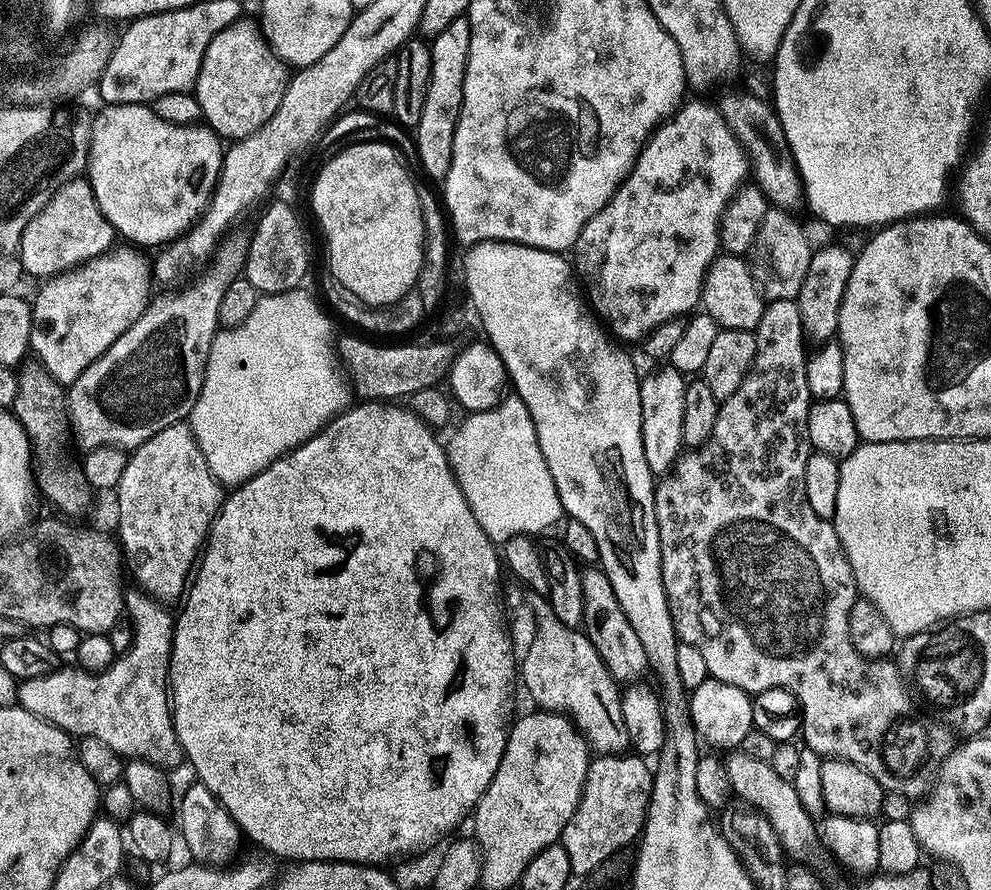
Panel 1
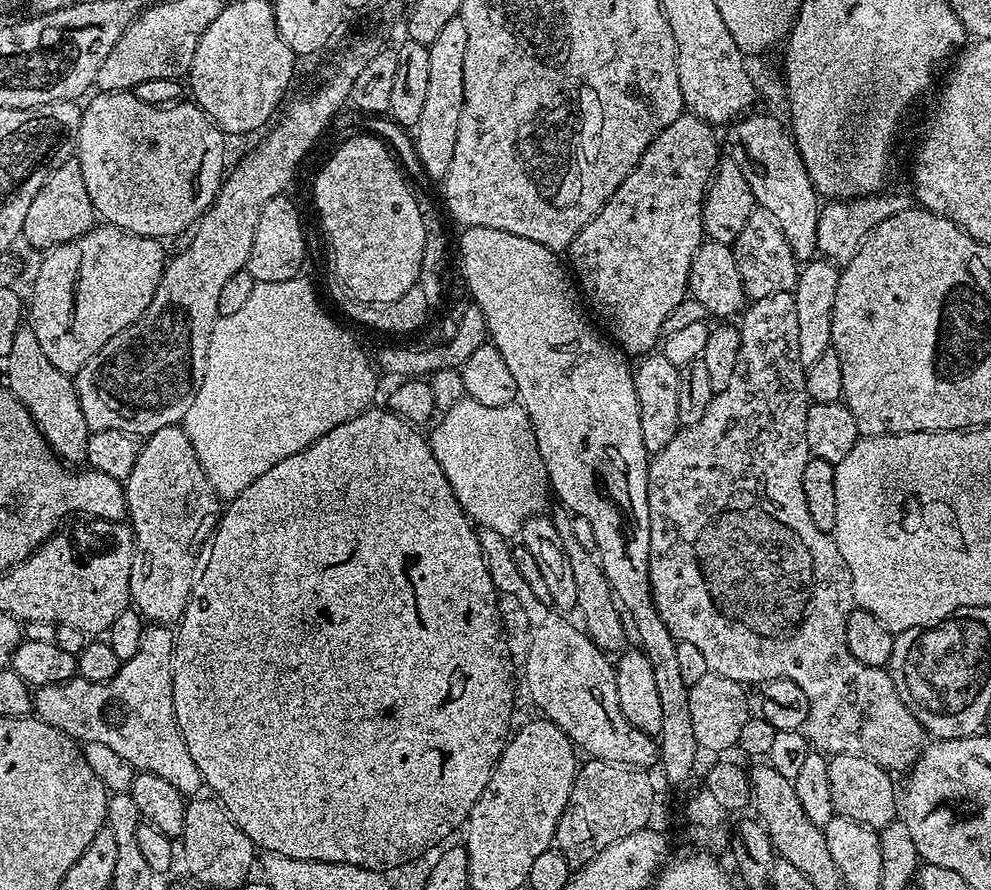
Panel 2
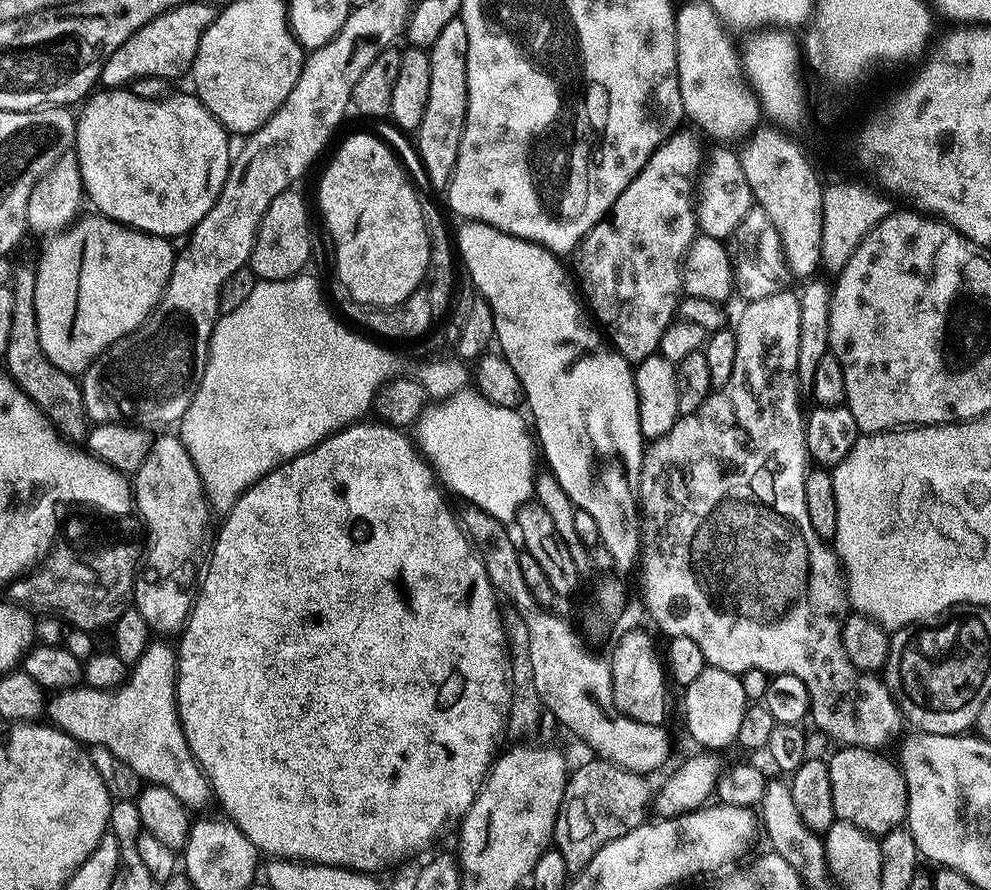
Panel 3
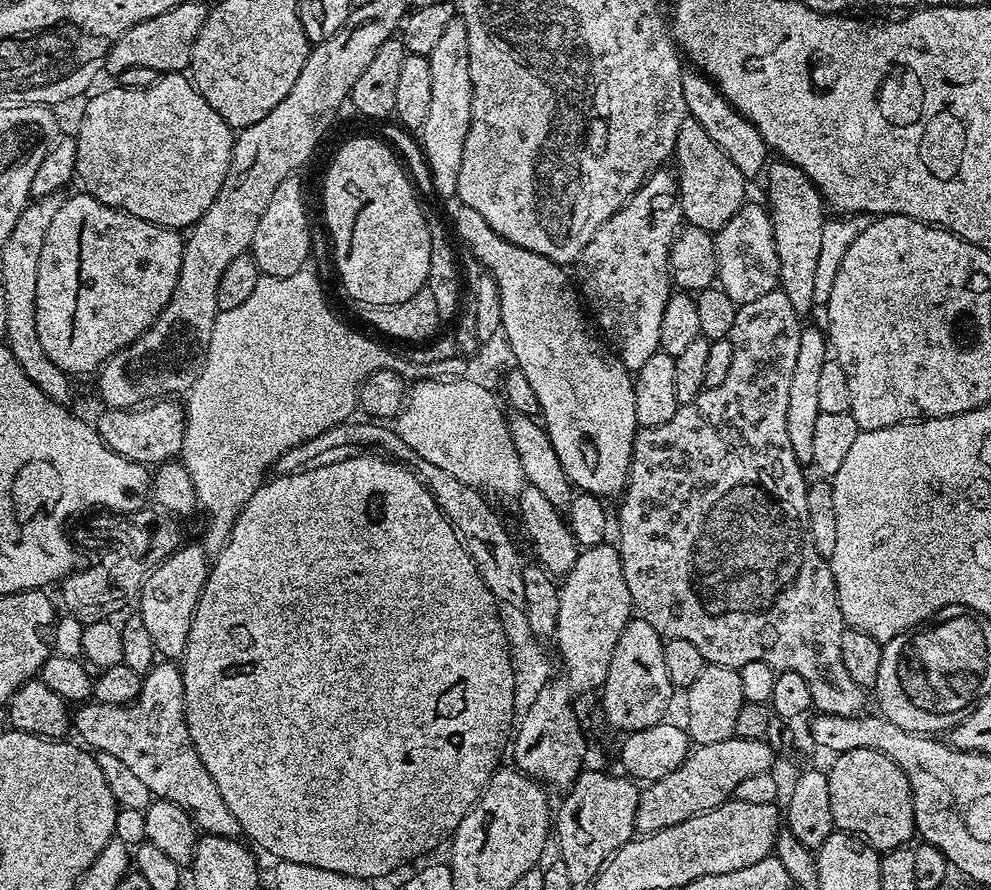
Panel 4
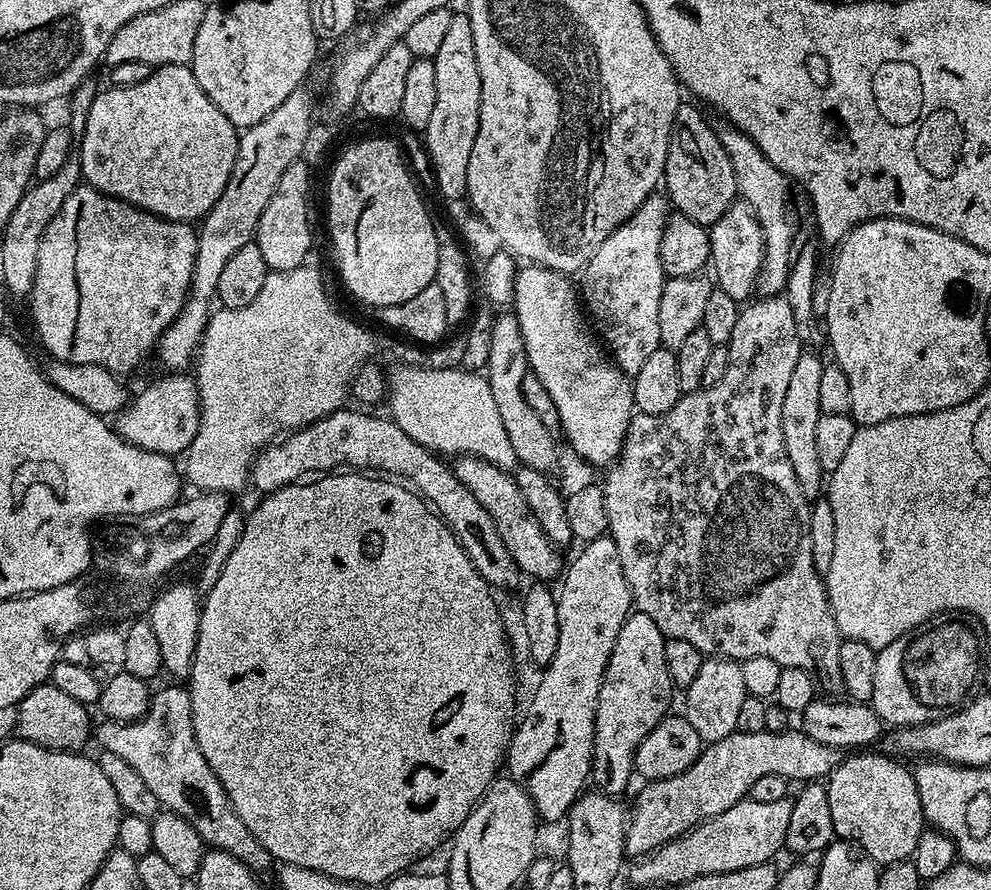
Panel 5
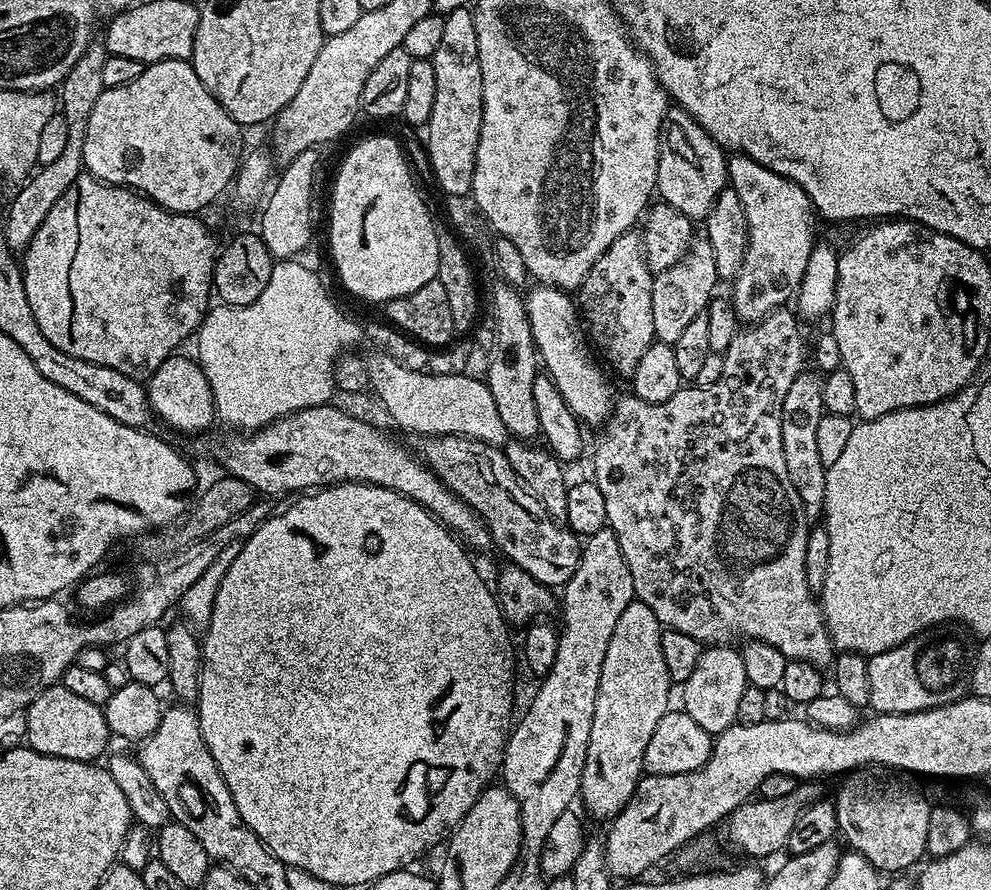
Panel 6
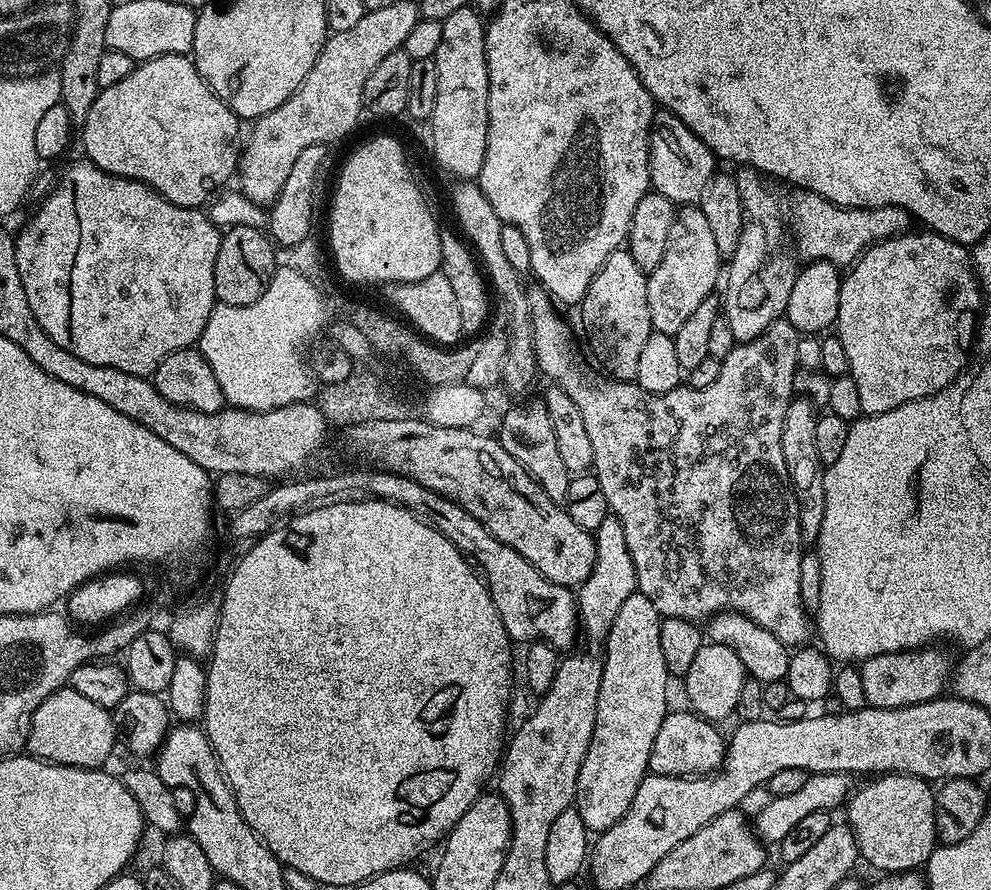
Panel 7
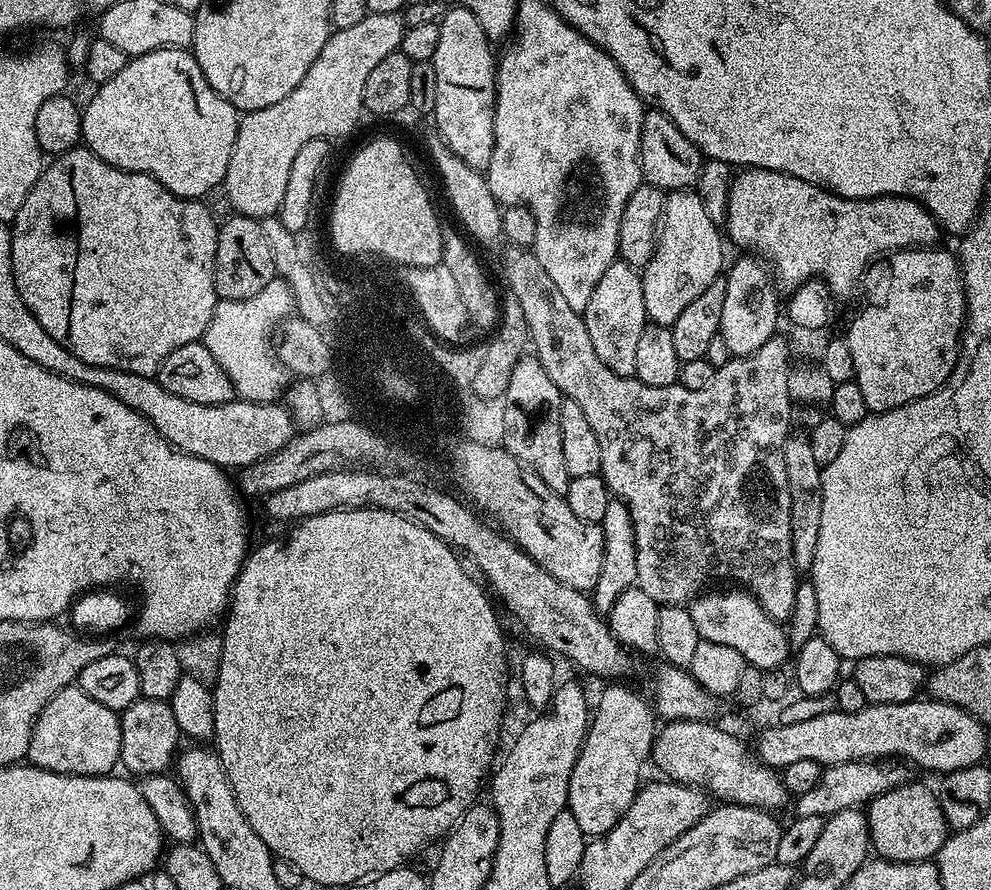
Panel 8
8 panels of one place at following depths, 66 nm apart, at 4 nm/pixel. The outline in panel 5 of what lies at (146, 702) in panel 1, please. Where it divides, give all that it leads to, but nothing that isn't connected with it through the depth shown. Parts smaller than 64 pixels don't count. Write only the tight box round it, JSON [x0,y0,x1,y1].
[94,682,270,874]

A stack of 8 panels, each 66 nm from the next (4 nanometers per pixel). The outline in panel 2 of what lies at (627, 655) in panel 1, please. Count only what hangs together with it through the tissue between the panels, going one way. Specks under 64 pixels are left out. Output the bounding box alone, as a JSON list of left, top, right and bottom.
[550,506,625,654]

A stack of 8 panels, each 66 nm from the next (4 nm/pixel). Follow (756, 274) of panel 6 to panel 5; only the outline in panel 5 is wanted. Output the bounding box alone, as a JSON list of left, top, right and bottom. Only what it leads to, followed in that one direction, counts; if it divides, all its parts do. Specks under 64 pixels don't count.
[718,126,796,297]

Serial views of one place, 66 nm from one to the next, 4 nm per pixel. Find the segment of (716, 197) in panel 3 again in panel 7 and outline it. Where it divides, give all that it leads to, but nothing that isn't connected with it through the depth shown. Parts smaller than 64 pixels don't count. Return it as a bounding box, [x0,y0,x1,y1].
[648,110,718,206]

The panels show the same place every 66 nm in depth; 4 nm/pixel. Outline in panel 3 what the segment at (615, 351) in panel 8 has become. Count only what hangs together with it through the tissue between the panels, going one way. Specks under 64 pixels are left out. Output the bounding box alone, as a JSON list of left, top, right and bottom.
[574,131,702,366]

